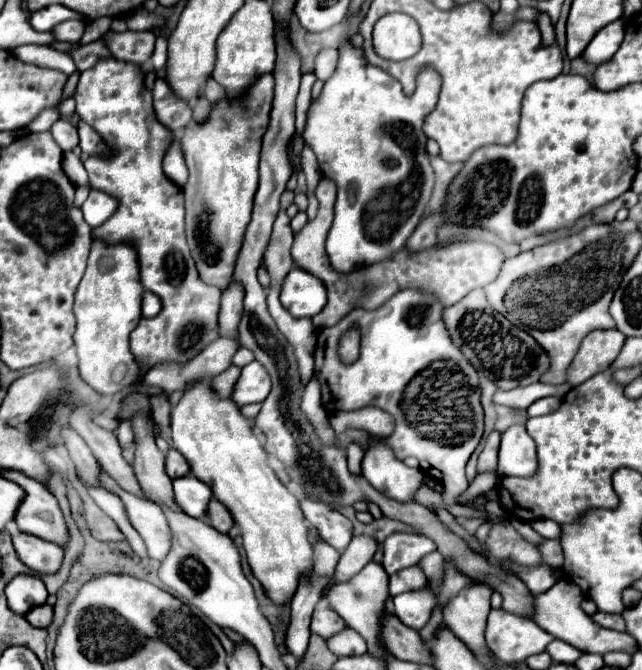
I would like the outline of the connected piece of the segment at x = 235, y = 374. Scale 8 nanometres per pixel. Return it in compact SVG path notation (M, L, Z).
M229 366L225 372L217 374L213 378L213 388L215 392L221 396L221 398L229 398L233 394L233 388L235 388L235 382L239 380L239 374L241 374L241 368L237 366Z

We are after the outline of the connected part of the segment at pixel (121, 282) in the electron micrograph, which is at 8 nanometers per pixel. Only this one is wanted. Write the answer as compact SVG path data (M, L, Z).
M93 242L85 276L75 296L75 348L79 358L79 374L97 394L111 396L137 380L139 368L129 350L129 334L141 320L143 286L139 282L139 264L131 244L107 246Z

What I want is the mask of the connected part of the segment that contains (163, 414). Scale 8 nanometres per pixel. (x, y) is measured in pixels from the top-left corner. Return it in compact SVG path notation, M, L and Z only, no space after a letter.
M161 392L161 394L153 394L149 396L149 404L151 404L151 412L153 412L153 418L159 422L161 428L169 426L169 412L171 412L171 404L167 400L167 396Z

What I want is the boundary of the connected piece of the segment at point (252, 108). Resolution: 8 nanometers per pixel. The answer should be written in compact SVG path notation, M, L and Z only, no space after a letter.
M263 74L243 98L233 102L223 98L219 104L211 106L209 118L203 124L185 128L181 138L189 168L189 182L183 188L187 242L201 280L221 290L233 280L235 260L243 246L245 228L251 220L259 178L261 136L269 124L273 86L273 74Z

